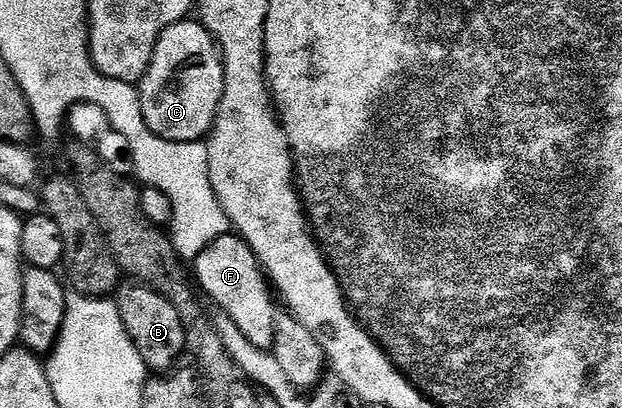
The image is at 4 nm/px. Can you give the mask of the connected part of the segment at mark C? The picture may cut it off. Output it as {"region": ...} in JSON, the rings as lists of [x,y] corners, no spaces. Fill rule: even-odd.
{"region":[[[195,19],[179,20],[167,28],[158,38],[154,58],[148,72],[138,85],[142,118],[155,136],[174,142],[203,141],[211,133],[216,116],[220,113],[220,103],[224,97],[224,57],[215,36]]]}

